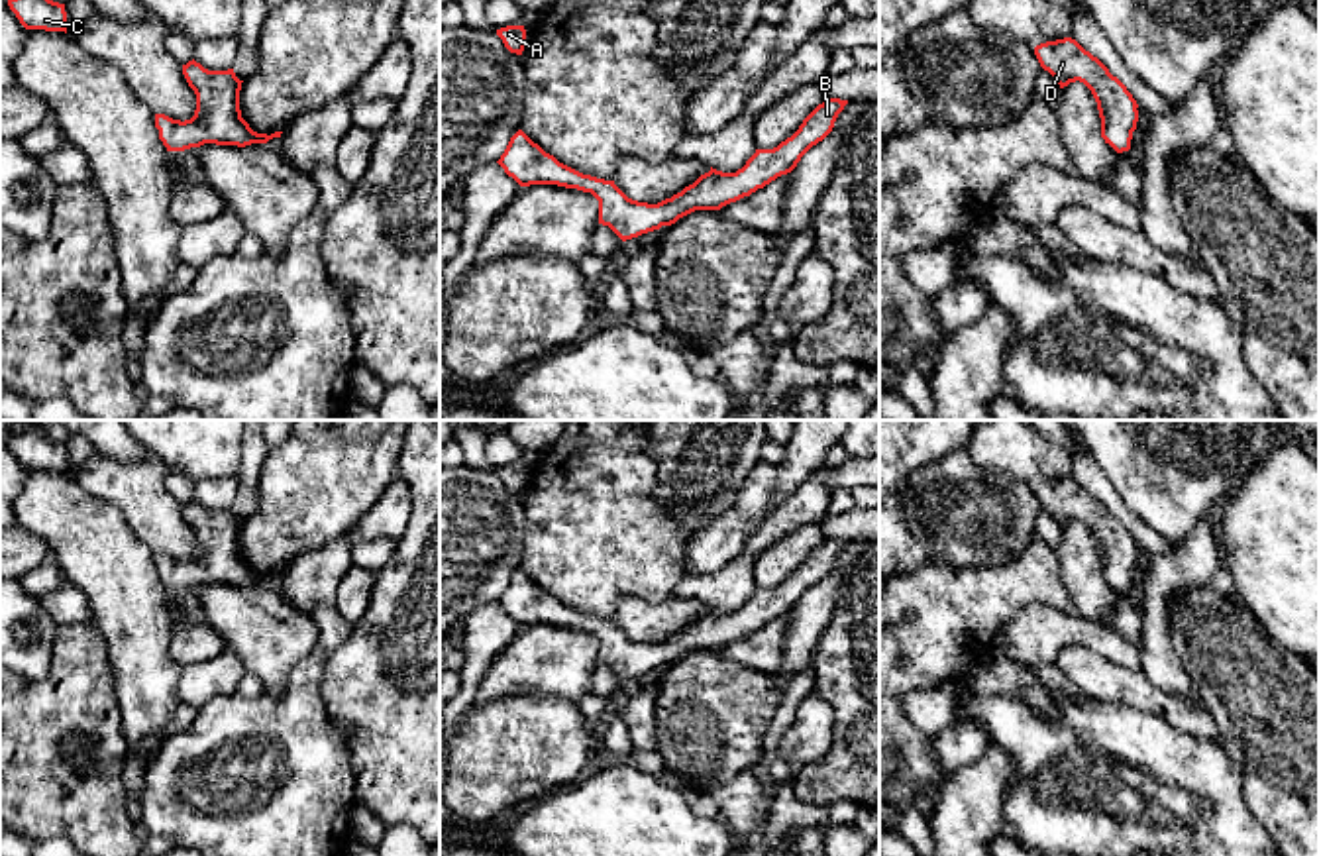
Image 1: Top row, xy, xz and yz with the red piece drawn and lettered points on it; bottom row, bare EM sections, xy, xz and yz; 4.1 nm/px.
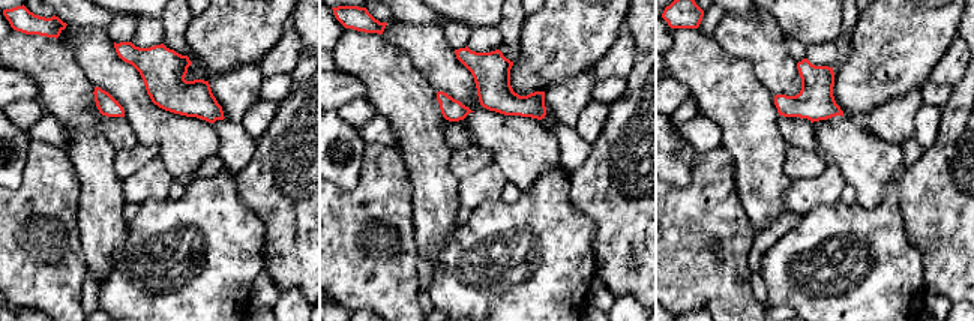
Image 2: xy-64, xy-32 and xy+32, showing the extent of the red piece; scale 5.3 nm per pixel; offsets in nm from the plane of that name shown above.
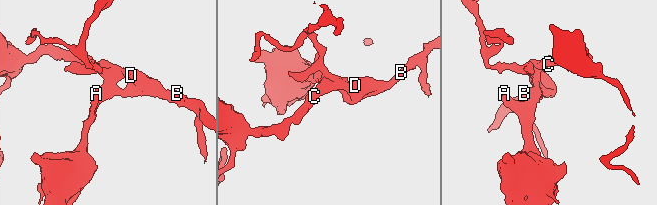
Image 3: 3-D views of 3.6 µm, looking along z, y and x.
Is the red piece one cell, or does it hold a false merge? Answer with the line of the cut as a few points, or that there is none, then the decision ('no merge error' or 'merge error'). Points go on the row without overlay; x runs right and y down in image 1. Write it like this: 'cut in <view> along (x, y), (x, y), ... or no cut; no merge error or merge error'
no cut; no merge error

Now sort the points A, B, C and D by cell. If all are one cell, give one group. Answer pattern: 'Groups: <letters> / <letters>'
Groups: A B C D

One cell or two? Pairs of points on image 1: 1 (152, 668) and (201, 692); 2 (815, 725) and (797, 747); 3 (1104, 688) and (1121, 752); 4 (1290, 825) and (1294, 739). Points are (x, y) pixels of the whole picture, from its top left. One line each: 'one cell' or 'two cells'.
1: two cells
2: one cell
3: two cells
4: one cell

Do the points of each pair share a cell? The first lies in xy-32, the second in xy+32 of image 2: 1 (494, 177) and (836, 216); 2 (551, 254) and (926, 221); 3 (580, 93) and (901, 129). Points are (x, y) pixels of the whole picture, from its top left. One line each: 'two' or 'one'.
1: two
2: two
3: one

